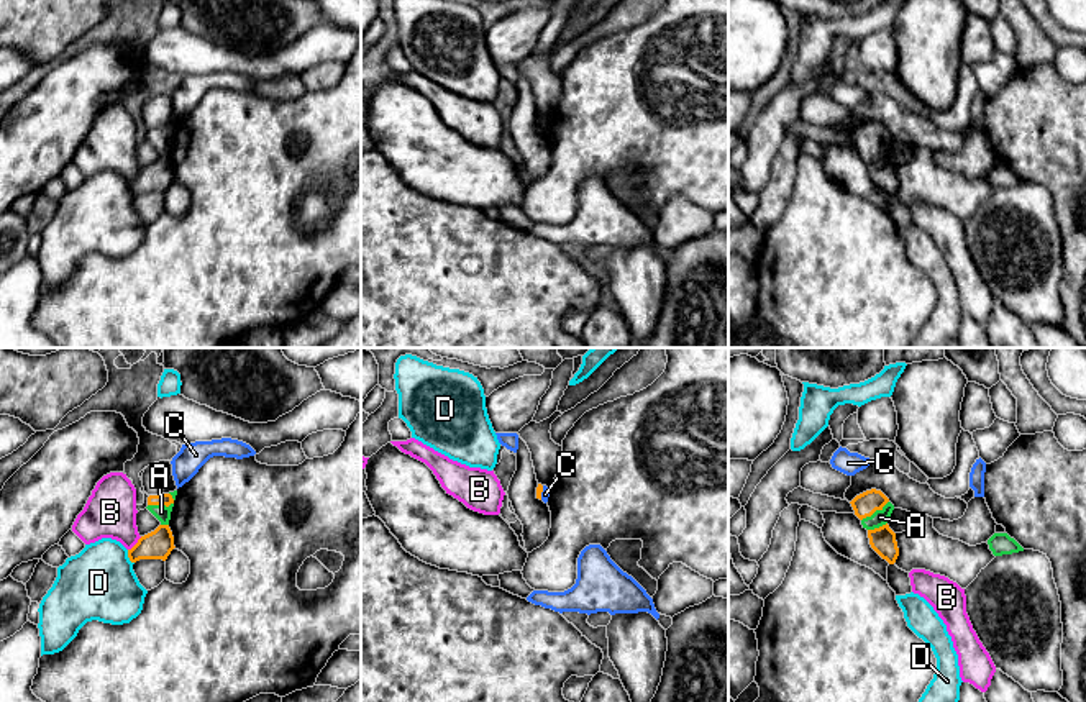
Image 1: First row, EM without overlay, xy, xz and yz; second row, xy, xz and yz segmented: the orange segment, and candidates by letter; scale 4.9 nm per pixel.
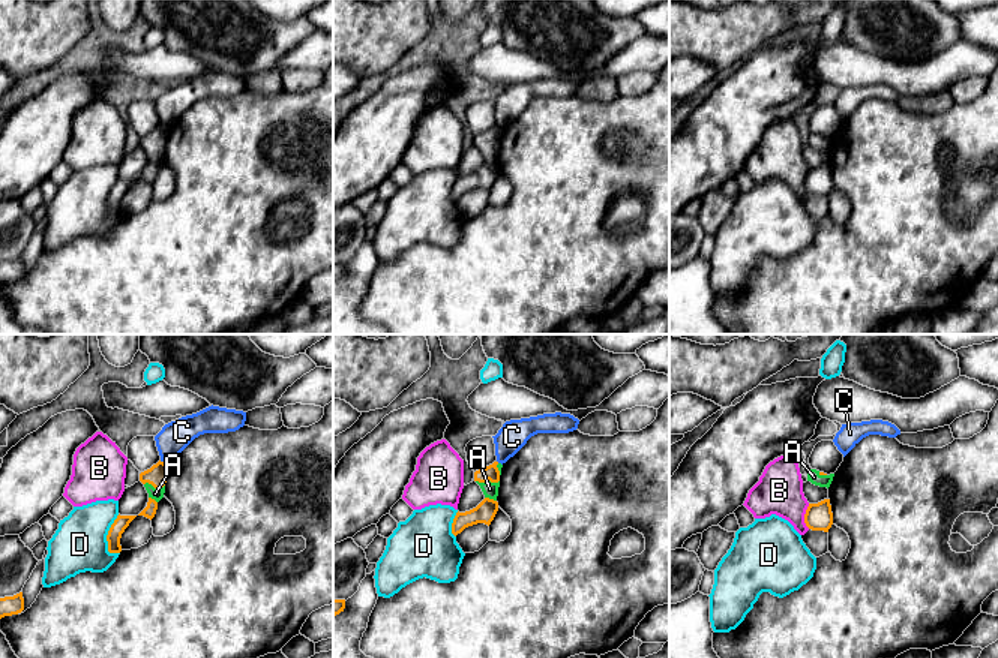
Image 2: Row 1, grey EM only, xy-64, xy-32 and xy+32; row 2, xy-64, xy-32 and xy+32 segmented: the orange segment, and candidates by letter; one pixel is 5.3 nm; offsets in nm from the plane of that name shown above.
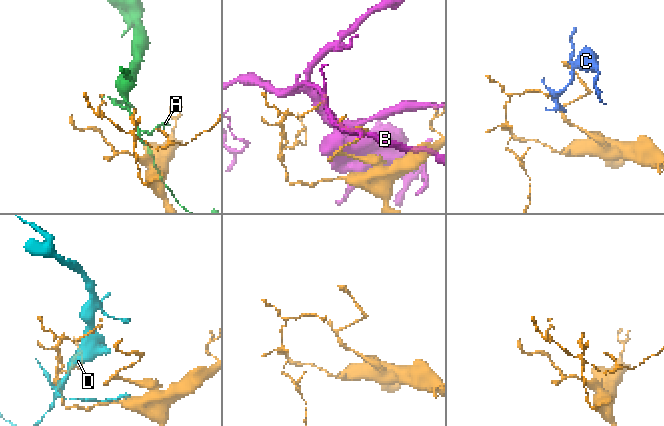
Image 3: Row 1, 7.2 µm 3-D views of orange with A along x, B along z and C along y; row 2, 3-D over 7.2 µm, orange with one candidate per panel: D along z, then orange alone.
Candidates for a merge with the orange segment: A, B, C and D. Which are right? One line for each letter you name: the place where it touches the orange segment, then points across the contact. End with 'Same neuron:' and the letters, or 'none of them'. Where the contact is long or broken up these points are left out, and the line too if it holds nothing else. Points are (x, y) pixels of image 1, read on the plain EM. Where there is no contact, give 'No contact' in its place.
Same neuron: none of them

